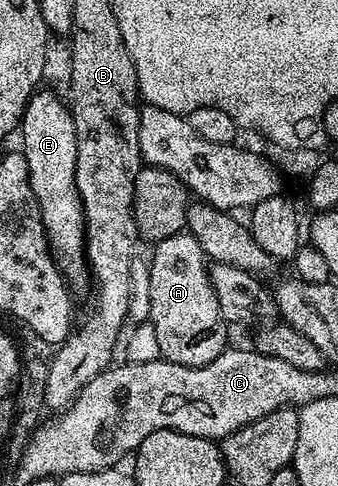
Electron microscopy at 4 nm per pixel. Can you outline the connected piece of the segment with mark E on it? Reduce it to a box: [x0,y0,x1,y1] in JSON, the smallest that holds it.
[20,87,91,290]

